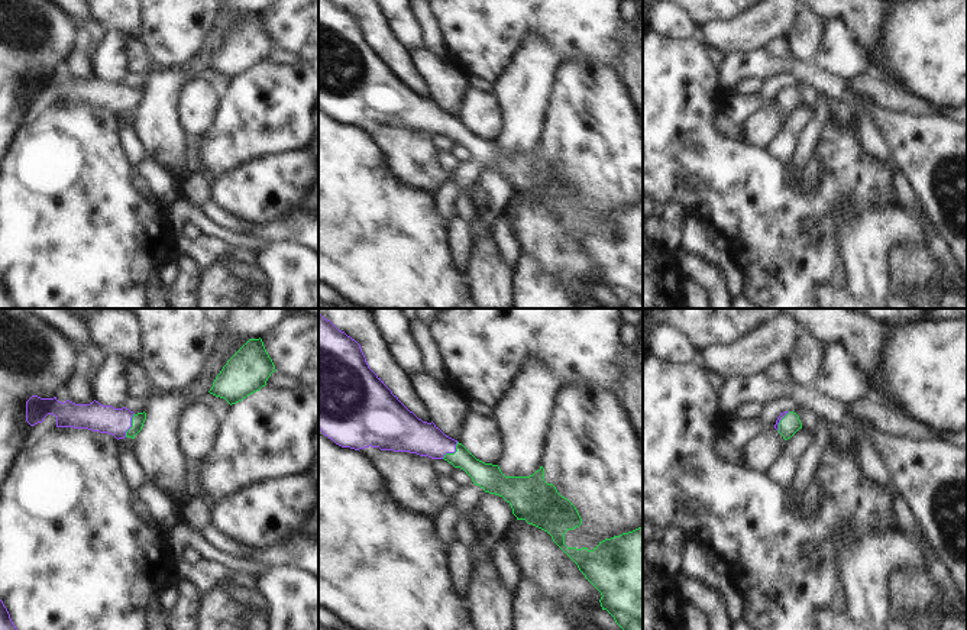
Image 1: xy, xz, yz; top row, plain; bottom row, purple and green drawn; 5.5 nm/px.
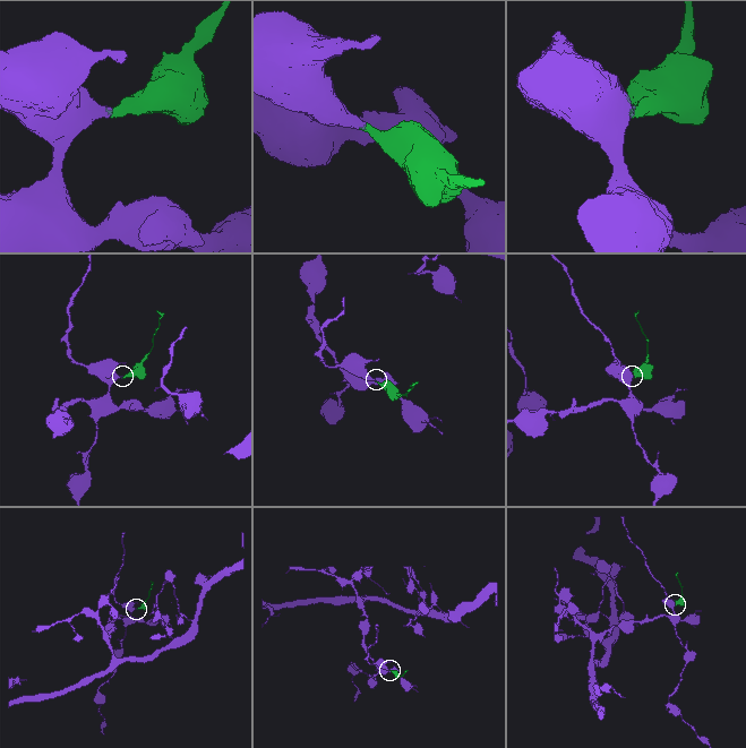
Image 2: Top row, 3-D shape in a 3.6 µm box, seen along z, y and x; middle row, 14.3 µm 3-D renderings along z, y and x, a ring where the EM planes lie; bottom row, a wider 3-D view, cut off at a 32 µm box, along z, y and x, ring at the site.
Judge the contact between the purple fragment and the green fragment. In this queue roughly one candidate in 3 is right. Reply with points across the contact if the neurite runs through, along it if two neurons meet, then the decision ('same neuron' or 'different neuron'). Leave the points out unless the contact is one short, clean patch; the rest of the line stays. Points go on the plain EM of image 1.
way xz (413, 110), (452, 128), (487, 151); same neuron

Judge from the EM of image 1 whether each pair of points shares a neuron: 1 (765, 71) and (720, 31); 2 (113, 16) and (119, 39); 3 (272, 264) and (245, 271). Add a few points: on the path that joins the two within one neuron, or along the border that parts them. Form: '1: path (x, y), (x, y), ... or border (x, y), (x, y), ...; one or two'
1: border (759, 48), (725, 52); two
2: border (107, 29), (119, 29), (129, 36); two
3: border (256, 264), (269, 283); two

